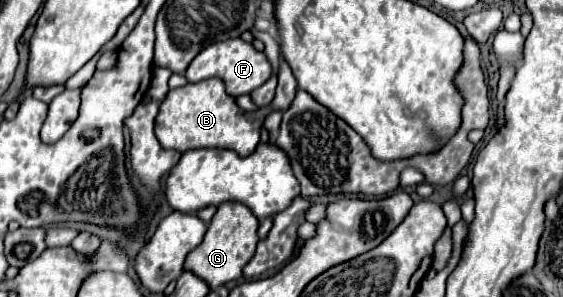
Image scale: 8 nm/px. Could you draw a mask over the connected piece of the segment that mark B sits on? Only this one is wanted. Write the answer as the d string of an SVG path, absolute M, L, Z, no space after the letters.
M284 61L280 65L278 73L278 89L272 105L266 107L266 111L254 111L246 113L236 107L234 97L230 97L224 91L224 83L216 77L204 79L200 83L186 83L184 87L170 89L160 103L160 111L156 115L154 133L164 149L176 149L176 151L188 151L188 149L200 149L200 147L218 147L218 149L232 149L240 157L248 157L256 145L260 143L260 129L264 123L264 117L268 117L272 111L286 111L290 103L296 97L296 79L292 70Z

